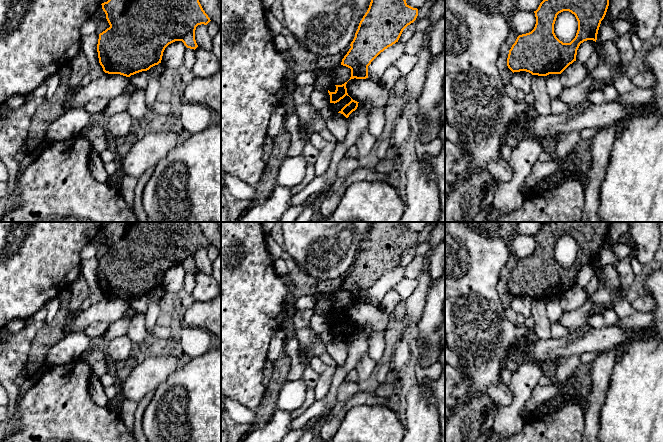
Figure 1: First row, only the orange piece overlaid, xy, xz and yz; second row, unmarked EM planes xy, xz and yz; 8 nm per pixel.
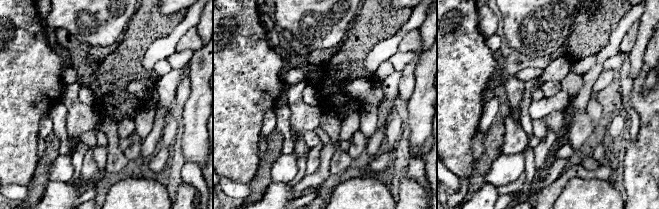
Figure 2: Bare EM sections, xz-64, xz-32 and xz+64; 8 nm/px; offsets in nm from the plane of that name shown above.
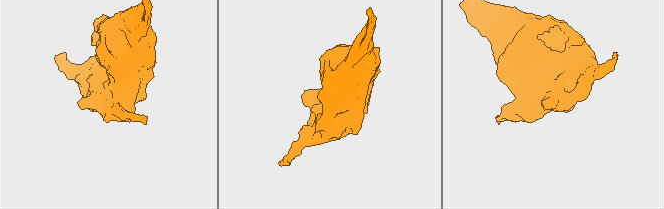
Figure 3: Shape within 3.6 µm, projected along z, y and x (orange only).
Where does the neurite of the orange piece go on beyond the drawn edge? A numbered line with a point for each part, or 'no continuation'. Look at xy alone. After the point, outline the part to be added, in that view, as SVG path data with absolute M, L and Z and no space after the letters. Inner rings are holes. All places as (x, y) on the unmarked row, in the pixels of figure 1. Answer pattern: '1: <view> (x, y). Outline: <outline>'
no continuation

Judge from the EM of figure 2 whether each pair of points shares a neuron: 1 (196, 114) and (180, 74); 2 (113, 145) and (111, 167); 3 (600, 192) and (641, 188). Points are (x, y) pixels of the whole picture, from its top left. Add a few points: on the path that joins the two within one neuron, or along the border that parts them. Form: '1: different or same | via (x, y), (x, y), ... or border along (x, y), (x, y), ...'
1: different | border along (188, 66), (189, 74)
2: same | via (113, 150), (113, 162)
3: different | border along (622, 192), (624, 198)

